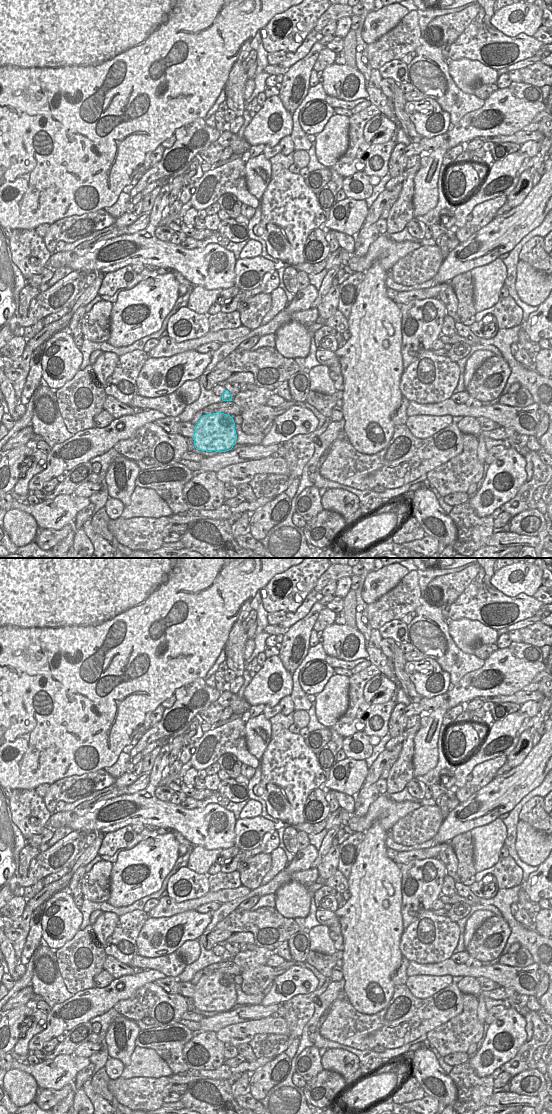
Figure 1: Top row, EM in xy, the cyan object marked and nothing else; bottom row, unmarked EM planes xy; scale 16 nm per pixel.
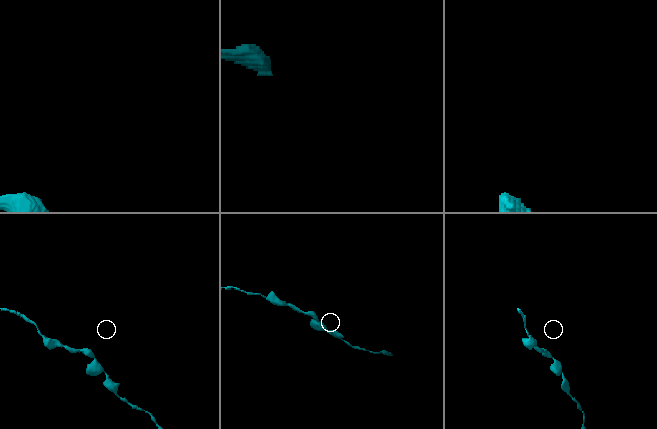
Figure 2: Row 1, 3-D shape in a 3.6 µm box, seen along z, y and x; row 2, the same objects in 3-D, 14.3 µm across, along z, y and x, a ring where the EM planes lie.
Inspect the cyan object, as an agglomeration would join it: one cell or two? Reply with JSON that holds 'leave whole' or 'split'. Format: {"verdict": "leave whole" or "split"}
{"verdict": "leave whole"}

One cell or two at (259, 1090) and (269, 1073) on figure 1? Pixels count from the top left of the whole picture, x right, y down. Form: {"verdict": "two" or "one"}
{"verdict": "one"}

